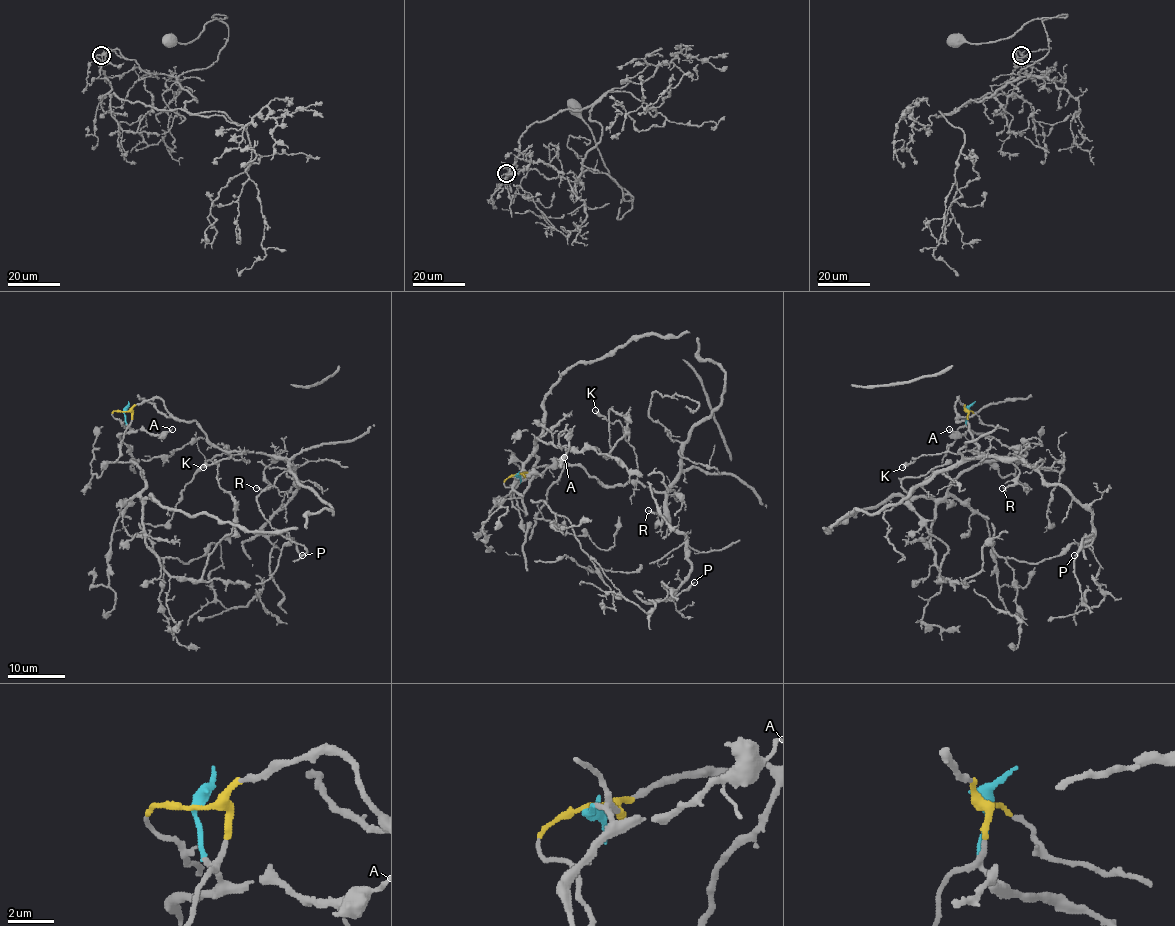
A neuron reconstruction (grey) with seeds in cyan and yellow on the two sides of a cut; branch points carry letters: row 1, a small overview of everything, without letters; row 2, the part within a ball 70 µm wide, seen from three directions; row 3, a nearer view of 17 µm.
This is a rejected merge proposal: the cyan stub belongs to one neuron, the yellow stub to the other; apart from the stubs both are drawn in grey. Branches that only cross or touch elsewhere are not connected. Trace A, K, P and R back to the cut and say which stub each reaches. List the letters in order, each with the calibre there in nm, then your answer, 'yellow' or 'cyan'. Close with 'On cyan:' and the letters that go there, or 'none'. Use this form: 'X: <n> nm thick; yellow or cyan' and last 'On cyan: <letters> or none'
A: 150 nm thick; cyan
K: 360 nm thick; yellow
P: 180 nm thick; yellow
R: 220 nm thick; yellow
On cyan: A

